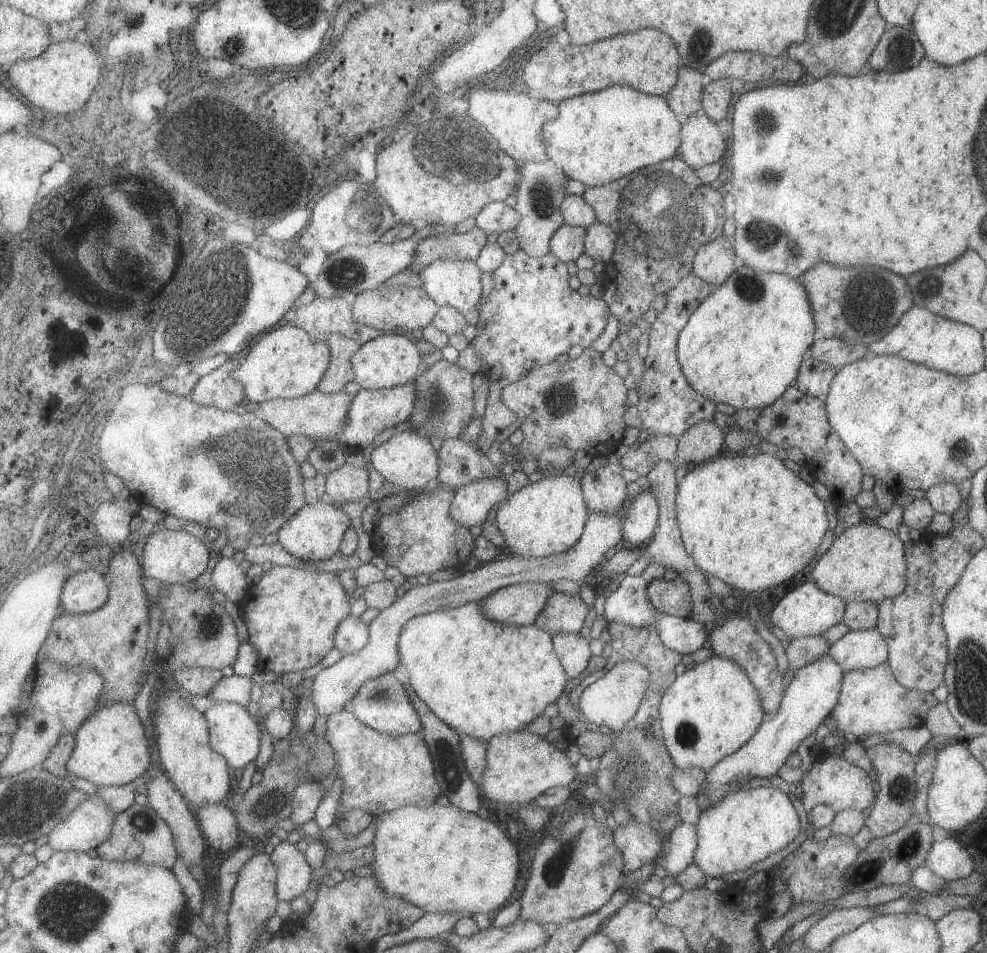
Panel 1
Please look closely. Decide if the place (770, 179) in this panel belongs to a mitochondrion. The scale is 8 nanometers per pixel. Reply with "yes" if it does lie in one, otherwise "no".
yes

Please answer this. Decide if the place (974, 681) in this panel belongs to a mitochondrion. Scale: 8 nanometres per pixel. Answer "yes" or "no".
yes

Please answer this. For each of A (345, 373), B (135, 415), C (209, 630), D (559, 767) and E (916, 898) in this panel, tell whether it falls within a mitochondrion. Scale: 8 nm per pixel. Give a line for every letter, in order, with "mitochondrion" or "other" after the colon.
A: other
B: other
C: mitochondrion
D: other
E: other

